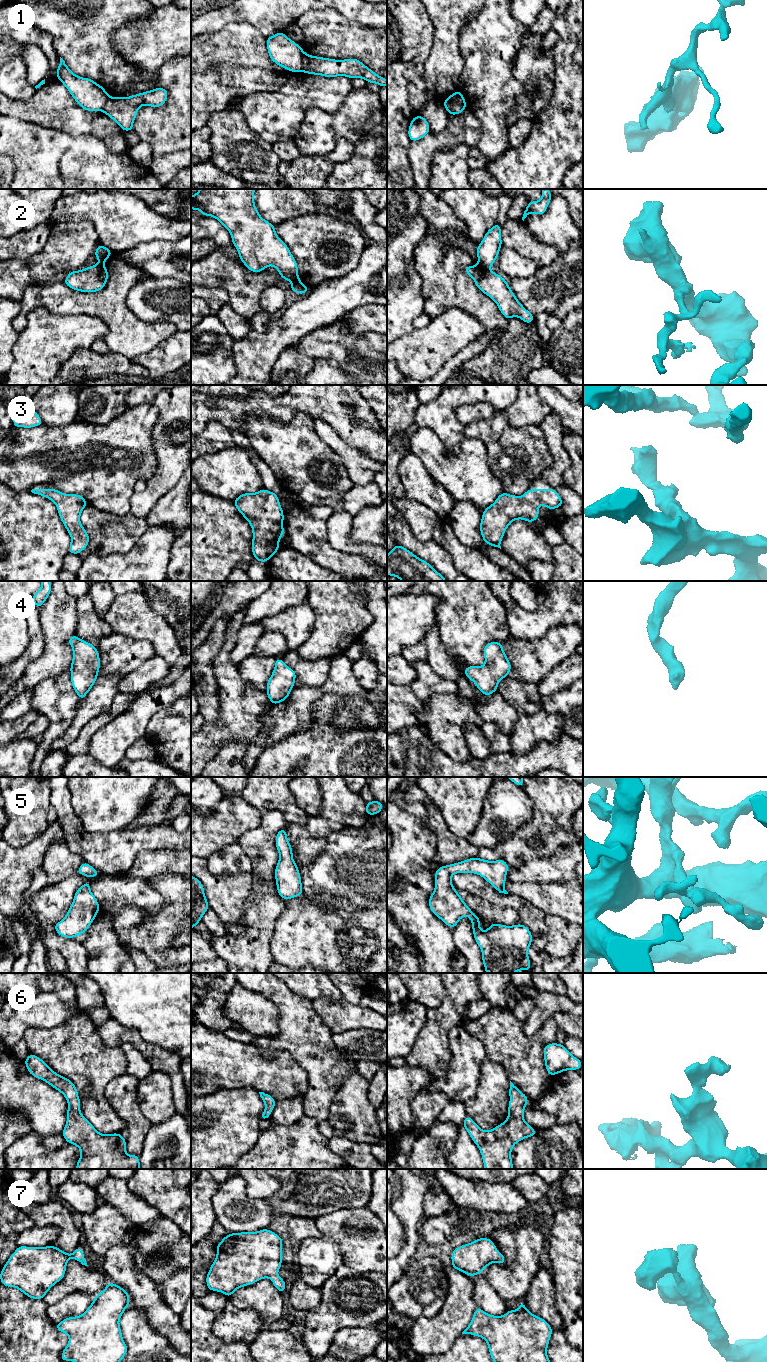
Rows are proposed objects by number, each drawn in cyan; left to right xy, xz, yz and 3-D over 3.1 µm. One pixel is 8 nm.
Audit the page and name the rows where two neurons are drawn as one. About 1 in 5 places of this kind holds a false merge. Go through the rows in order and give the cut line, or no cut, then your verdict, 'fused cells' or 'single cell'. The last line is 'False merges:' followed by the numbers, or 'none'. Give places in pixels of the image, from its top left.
1: yz (464, 101), (448, 102), (444, 106) | fused cells
2: yz (478, 263), (488, 269) | fused cells
3: no cut | single cell
4: no cut | single cell
5: no cut | single cell
6: no cut | single cell
7: no cut | single cell
False merges: 1, 2

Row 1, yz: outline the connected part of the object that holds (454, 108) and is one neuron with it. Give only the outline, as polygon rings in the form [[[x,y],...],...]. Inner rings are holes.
[[[452,102],[452,103],[448,103],[445,106],[445,108],[446,108],[447,112],[449,113],[449,115],[460,114],[465,110],[466,107],[467,107],[466,102],[464,102],[464,103]]]

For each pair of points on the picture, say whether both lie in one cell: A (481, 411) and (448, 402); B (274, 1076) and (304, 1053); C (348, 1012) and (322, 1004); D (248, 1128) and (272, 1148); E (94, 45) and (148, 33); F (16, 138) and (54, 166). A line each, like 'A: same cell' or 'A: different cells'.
A: different cells
B: different cells
C: same cell
D: different cells
E: different cells
F: same cell

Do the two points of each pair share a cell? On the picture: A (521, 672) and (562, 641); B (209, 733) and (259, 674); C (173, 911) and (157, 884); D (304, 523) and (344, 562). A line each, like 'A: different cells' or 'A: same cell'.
A: same cell
B: different cells
C: same cell
D: same cell

